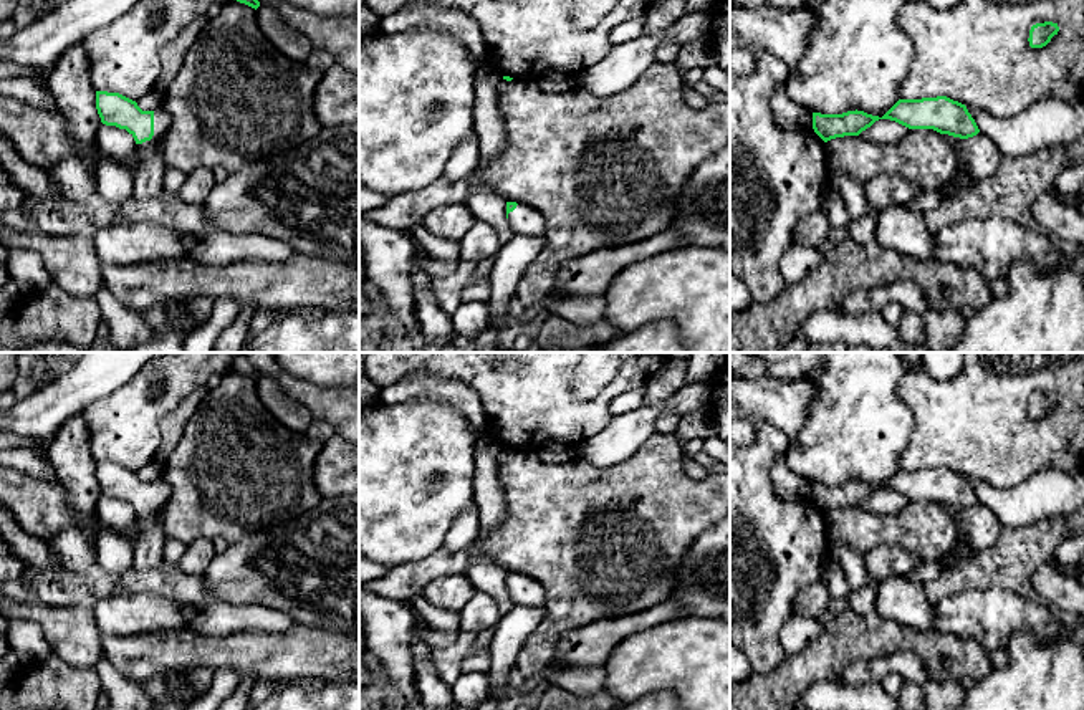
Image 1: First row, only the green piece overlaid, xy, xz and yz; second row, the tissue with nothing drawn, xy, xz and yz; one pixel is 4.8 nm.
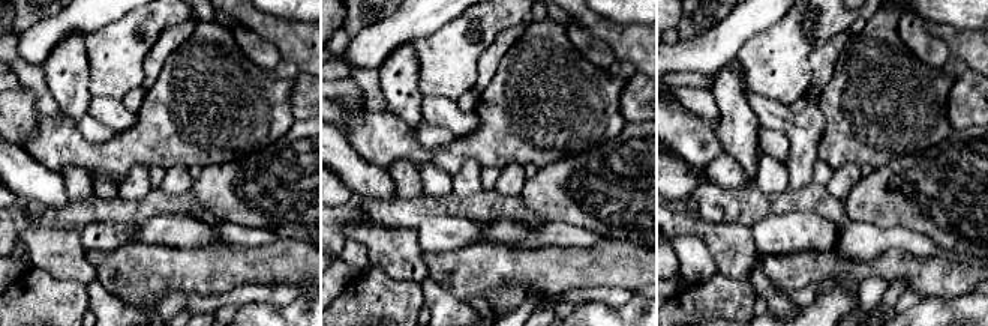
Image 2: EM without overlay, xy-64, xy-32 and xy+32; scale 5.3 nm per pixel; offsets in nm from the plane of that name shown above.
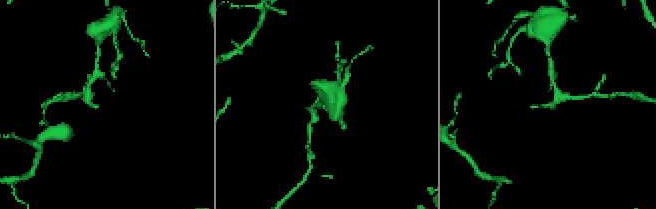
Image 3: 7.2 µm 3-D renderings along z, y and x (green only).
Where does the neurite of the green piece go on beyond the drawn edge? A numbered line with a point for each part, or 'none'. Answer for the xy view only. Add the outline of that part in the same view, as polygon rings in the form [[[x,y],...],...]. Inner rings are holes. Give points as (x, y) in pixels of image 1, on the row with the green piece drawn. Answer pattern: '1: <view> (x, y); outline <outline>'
1: xy (148, 179); outline [[[164,106],[154,108],[154,136],[151,141],[136,144],[141,151],[141,164],[137,166],[134,175],[132,199],[146,202],[156,199],[162,190],[162,177],[165,172],[165,164],[157,152],[157,144],[167,132],[170,118]]]

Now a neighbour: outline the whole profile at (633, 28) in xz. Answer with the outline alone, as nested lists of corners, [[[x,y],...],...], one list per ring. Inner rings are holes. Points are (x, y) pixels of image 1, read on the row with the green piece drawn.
[[[644,17],[631,20],[622,26],[616,26],[611,33],[611,45],[621,45],[624,41],[634,40],[644,33]]]

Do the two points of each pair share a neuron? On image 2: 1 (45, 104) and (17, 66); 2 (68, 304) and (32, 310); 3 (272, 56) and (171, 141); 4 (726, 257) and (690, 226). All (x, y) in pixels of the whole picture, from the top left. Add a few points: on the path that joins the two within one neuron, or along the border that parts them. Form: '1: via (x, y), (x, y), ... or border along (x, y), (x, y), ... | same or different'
1: via (42, 95), (39, 87), (26, 74) | same
2: via (59, 304), (41, 304) | same
3: border along (236, 41), (254, 62), (272, 71) | different
4: via (720, 248), (699, 229) | same

